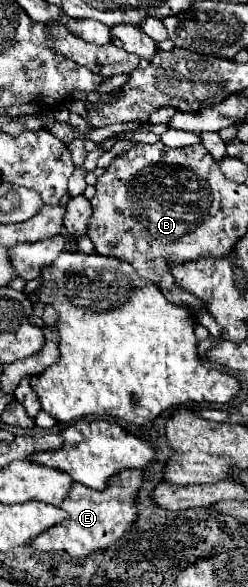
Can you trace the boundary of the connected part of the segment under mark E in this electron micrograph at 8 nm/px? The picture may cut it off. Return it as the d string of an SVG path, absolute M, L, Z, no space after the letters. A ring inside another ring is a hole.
M141 469L121 471L109 479L109 485L103 491L93 491L85 485L73 483L69 497L59 505L67 511L67 519L35 537L29 545L35 551L67 551L71 557L85 557L97 549L107 549L129 531L129 525L135 521L133 497L141 485Z

